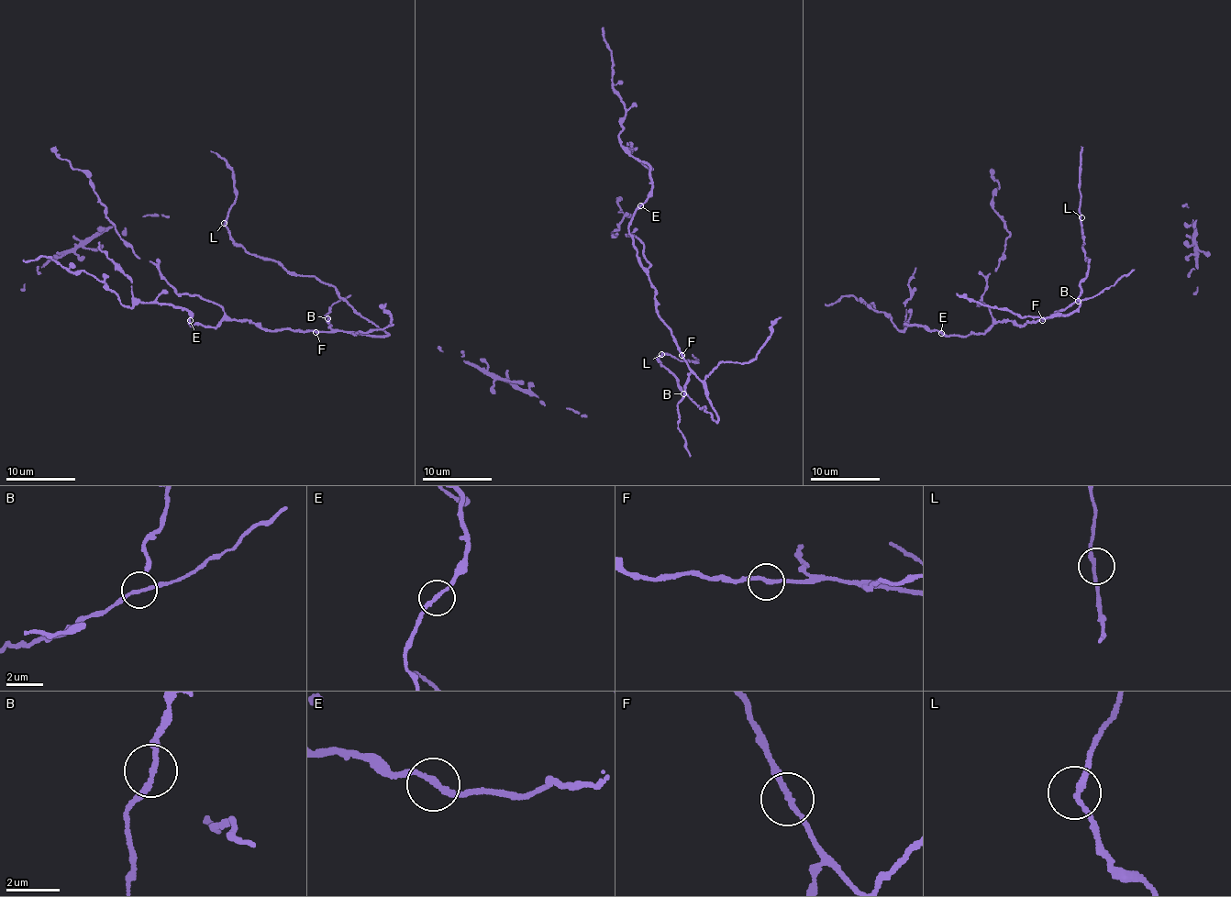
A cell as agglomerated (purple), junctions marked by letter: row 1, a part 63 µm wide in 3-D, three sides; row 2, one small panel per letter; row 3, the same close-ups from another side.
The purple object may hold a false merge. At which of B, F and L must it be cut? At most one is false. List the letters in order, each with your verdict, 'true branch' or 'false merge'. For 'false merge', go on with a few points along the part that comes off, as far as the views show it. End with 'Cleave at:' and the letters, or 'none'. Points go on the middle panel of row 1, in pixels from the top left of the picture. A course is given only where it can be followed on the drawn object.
B: true branch
F: true branch
L: true branch
Cleave at: none

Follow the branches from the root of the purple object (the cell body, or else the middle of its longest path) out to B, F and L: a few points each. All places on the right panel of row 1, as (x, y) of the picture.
B: (1070, 314), (1054, 317), (1051, 314), (1078, 301)
F: (1070, 314), (1052, 317), (1050, 315), (1042, 319)
L: (1070, 314), (1081, 305), (1081, 283), (1090, 260), (1081, 246), (1081, 217)

